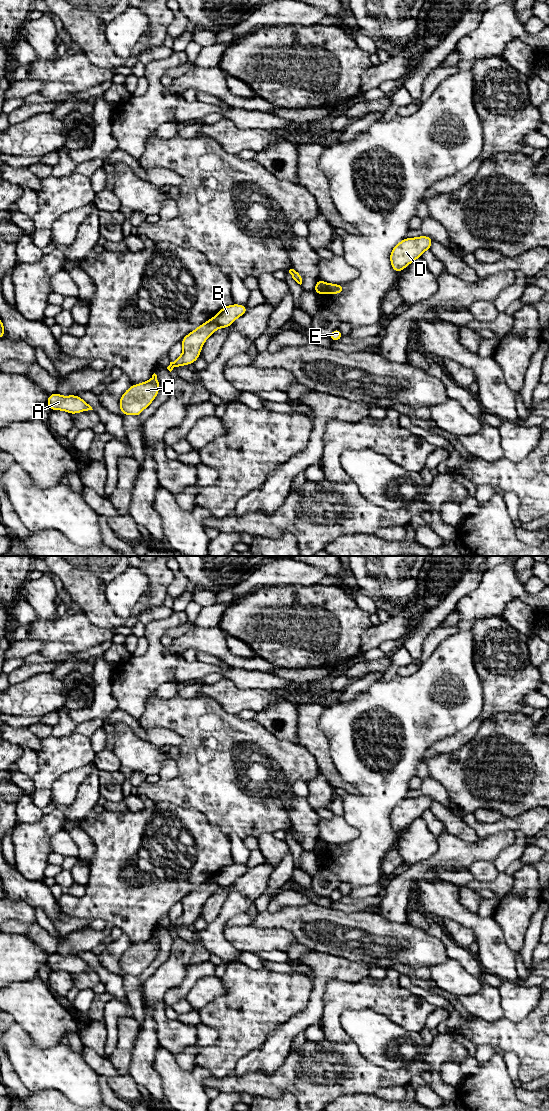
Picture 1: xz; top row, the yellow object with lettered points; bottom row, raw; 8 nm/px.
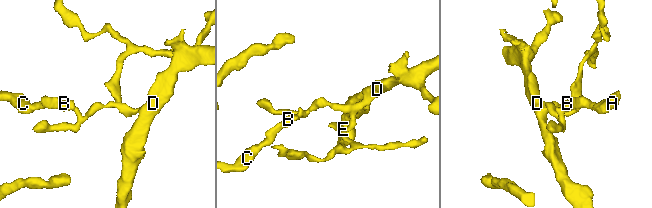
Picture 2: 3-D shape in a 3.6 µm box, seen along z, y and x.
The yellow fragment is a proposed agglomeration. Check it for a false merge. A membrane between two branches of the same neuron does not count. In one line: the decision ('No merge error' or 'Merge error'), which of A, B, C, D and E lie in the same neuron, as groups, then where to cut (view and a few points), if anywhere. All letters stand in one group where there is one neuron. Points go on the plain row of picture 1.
Merge error. Groups: A C / B D E. Split along xz (213, 878), (220, 887)

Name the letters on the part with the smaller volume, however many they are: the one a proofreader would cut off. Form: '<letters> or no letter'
A, C

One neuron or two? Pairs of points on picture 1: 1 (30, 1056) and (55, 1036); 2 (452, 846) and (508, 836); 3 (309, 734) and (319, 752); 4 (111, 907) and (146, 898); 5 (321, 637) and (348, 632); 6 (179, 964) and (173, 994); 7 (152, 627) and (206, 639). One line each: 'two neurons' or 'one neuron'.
1: two neurons
2: one neuron
3: one neuron
4: one neuron
5: one neuron
6: two neurons
7: two neurons

